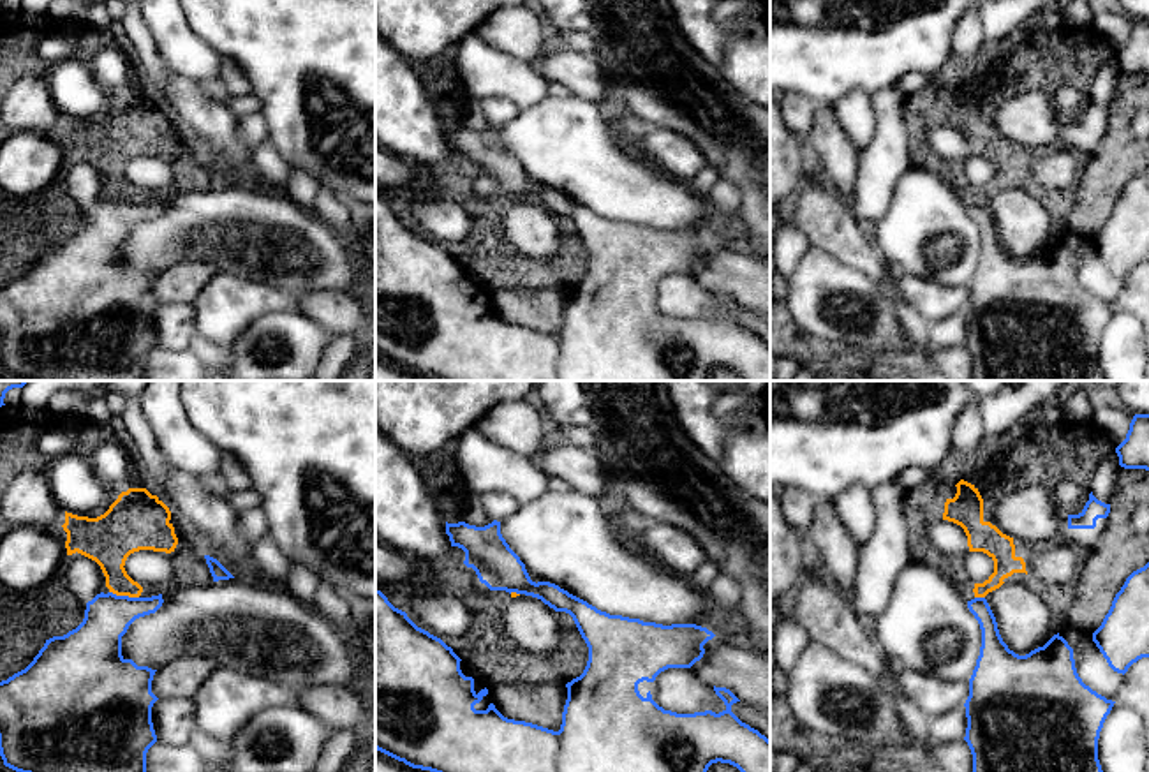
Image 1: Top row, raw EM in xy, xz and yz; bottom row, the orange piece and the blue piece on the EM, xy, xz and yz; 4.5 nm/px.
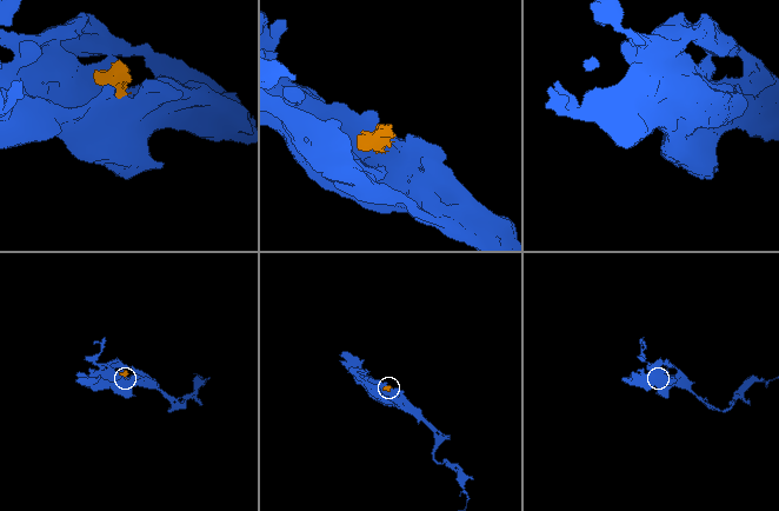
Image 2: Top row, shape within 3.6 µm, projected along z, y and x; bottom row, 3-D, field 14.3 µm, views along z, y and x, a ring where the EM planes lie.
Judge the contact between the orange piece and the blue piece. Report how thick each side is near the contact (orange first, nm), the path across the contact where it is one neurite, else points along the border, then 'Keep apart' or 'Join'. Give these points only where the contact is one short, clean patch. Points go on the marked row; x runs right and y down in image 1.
Thickness 220 nm (orange) against 220 nm. Boundary: xy (110, 591), (138, 598). Keep apart

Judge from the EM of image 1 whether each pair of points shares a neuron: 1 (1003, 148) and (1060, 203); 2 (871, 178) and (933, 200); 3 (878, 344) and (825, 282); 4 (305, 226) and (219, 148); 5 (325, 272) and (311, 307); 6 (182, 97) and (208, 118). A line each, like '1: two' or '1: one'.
1: one
2: two
3: one
4: two
5: two
6: one

